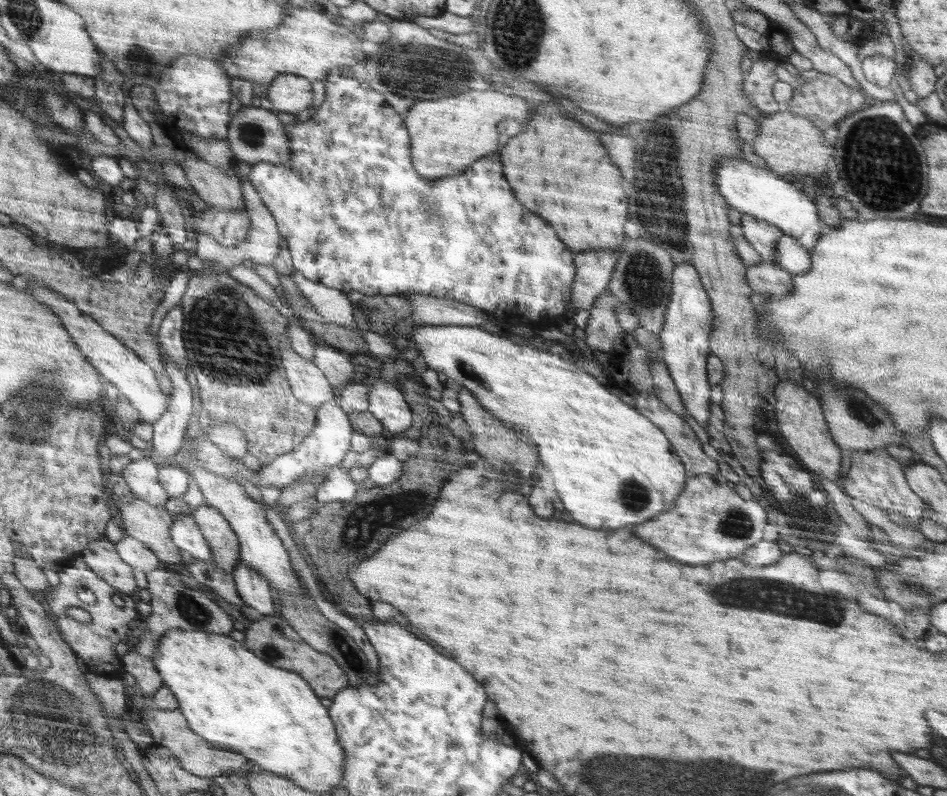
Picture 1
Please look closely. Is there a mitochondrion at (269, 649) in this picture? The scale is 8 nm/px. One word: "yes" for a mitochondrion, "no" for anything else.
yes

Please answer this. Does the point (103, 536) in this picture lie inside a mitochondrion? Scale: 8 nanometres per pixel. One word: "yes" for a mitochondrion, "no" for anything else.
no

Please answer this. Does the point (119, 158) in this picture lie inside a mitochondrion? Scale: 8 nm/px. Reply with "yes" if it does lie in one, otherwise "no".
no

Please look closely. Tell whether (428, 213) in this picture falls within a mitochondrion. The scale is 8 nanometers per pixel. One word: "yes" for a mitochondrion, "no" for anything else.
yes

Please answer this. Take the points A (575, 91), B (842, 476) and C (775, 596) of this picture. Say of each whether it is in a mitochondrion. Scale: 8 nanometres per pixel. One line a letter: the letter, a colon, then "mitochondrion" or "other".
A: mitochondrion
B: other
C: mitochondrion

